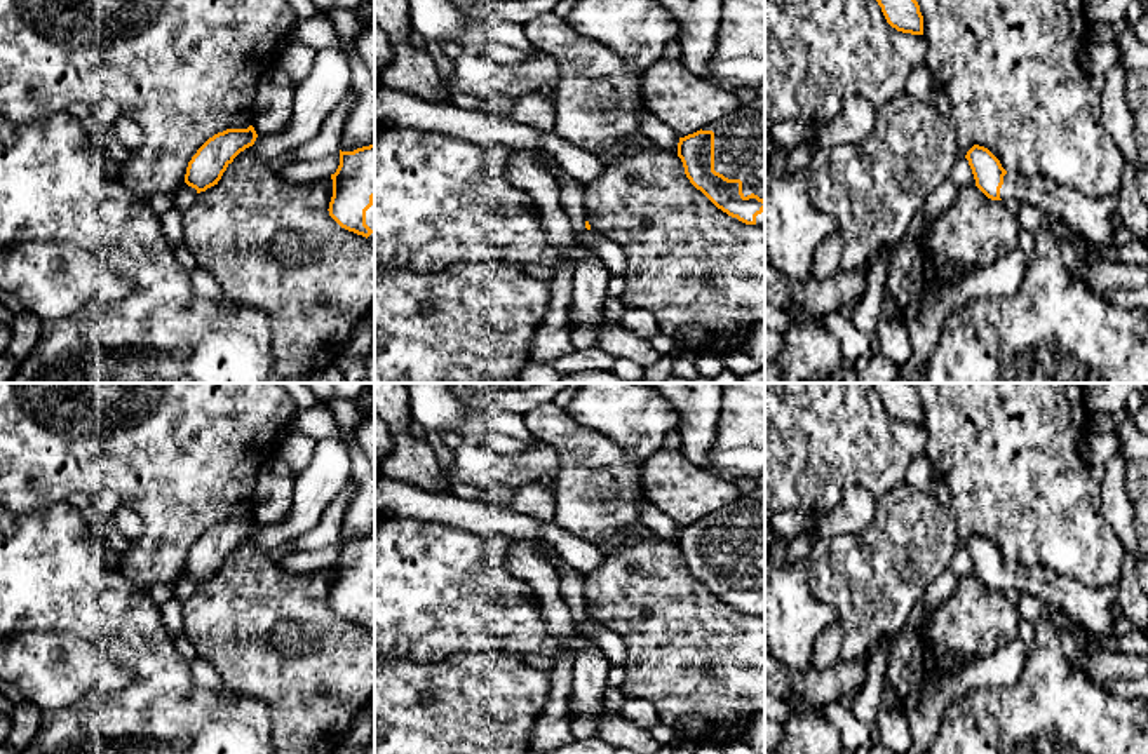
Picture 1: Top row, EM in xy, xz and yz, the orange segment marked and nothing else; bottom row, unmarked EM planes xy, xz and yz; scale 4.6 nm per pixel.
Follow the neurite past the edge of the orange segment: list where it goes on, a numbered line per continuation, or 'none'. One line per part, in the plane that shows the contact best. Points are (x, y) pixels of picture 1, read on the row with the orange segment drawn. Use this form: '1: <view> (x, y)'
1: xz (739, 138)
2: yz (1091, 218)

